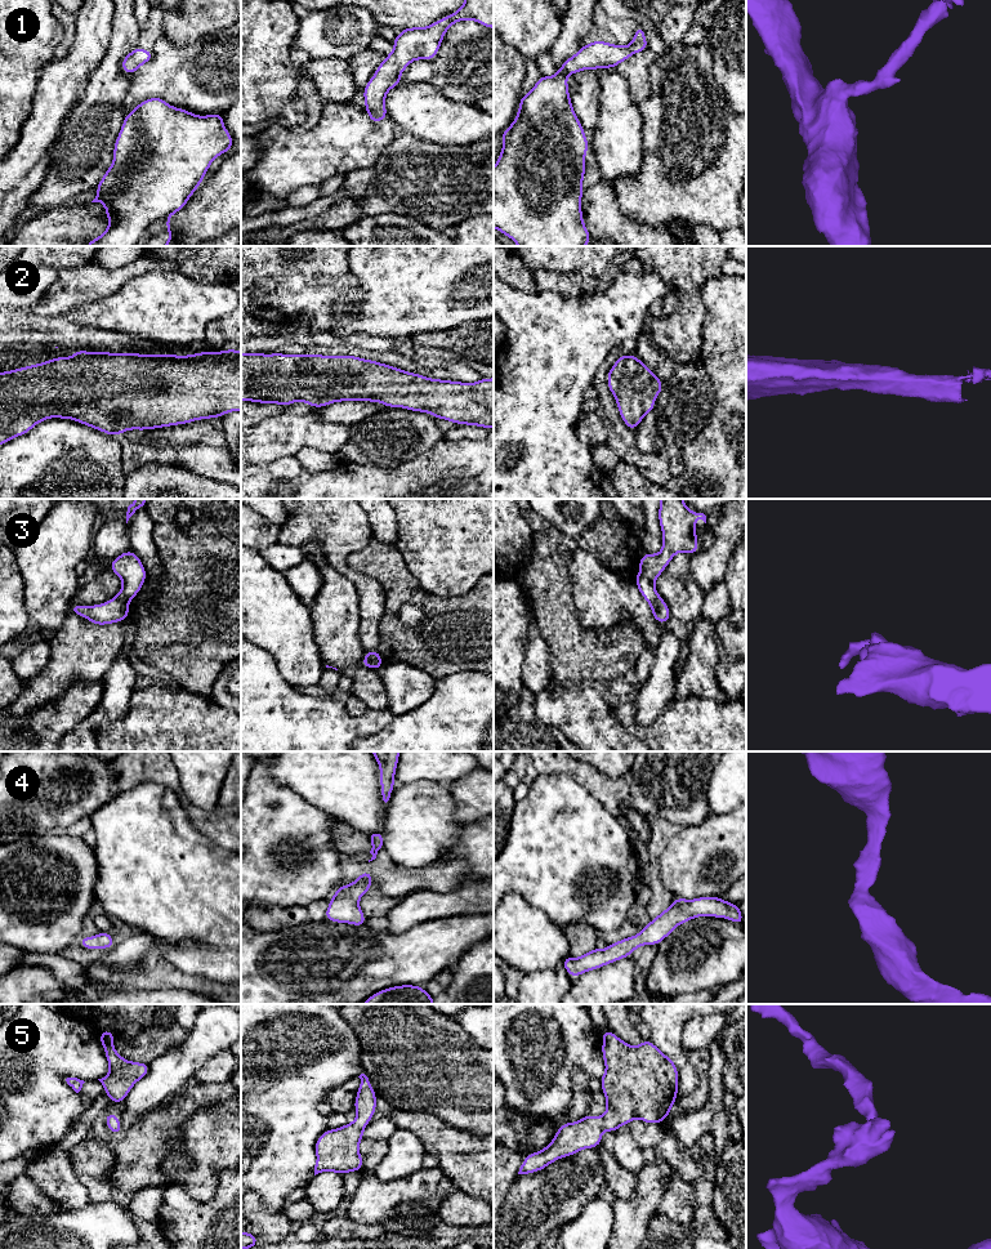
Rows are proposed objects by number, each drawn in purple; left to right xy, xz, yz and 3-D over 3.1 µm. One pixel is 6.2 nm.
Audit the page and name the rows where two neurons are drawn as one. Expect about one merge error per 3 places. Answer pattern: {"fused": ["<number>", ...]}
{"fused": ["3"]}

